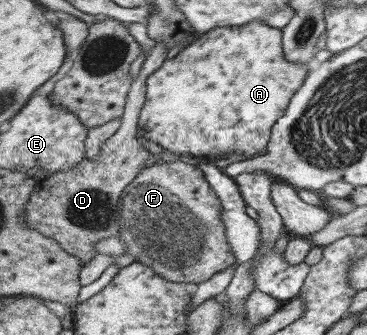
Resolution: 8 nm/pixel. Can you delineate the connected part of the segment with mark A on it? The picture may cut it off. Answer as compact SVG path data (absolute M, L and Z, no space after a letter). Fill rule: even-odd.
M254 19L254 21L244 23L244 25L228 25L228 27L217 27L208 30L204 34L199 35L189 45L183 47L174 57L164 60L156 71L153 71L146 77L144 83L145 101L140 109L136 127L142 130L140 136L153 141L166 152L172 152L173 154L190 153L190 155L194 155L208 162L218 159L218 157L221 157L225 153L237 153L245 156L243 159L252 158L253 154L267 147L270 128L284 114L288 100L290 100L295 91L300 87L301 81L306 77L307 70L311 65L306 63L300 65L300 63L286 61L282 57L281 51L281 30L266 25L264 21Z

